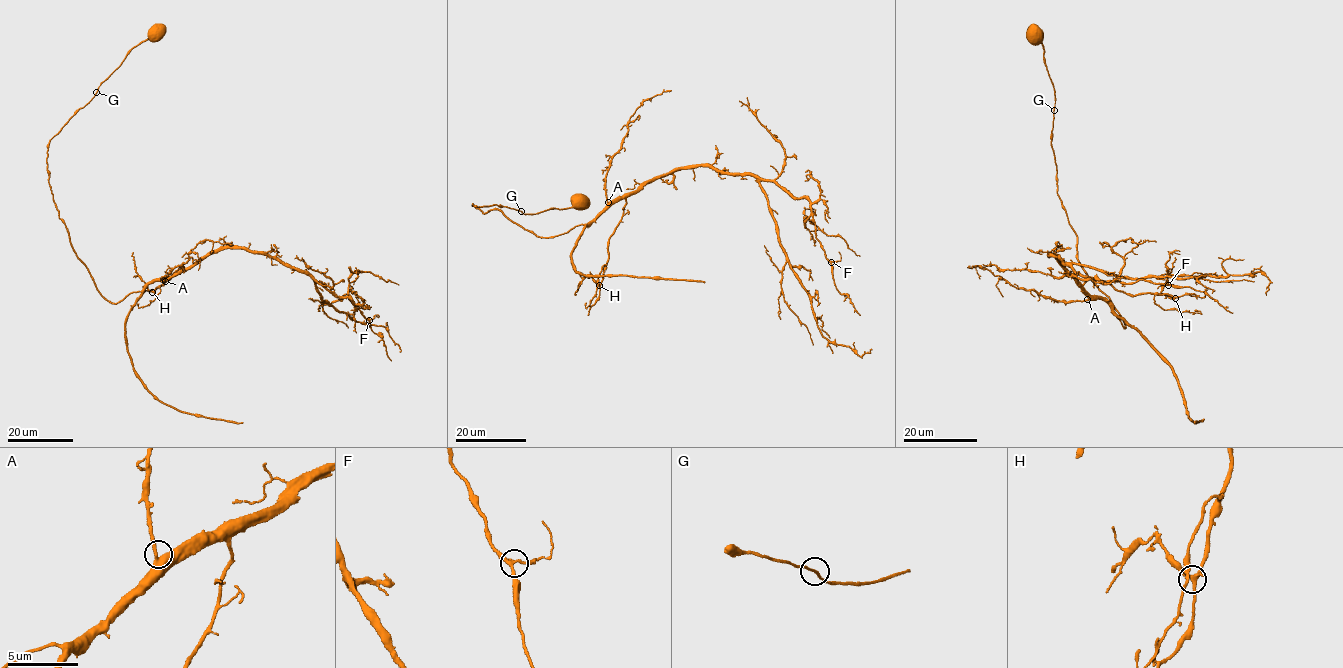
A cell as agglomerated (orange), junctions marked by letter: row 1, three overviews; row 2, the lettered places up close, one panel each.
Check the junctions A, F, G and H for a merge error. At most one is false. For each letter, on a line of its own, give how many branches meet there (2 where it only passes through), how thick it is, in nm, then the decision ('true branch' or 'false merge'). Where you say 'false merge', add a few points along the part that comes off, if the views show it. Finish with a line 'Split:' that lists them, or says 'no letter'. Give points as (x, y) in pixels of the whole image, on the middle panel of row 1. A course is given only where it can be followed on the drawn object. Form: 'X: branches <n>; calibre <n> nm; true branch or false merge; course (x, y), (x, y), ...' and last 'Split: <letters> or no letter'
A: branches 2; calibre 420 nm; true branch
F: branches 3; calibre 240 nm; true branch
G: branches 2; calibre 150 nm; true branch
H: branches 3; calibre 240 nm; true branch
Split: no letter

